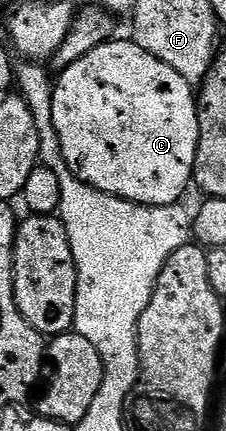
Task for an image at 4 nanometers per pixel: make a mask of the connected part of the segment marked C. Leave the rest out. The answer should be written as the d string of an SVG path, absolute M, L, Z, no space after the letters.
M125 38L125 40L110 39L102 46L90 50L90 54L78 58L78 62L74 62L69 68L63 69L54 80L52 113L54 114L54 130L58 130L58 142L62 146L62 158L68 169L83 184L88 184L92 188L97 188L100 192L129 200L135 204L170 206L171 204L179 204L185 199L183 197L184 191L187 190L188 184L190 188L194 180L192 171L194 170L196 151L198 150L198 134L200 133L198 96L193 85L186 78L182 78L182 74L178 74L178 70L166 66L166 62L162 62L158 58L154 58L154 54L142 50L142 46L138 46L135 40L131 38Z

